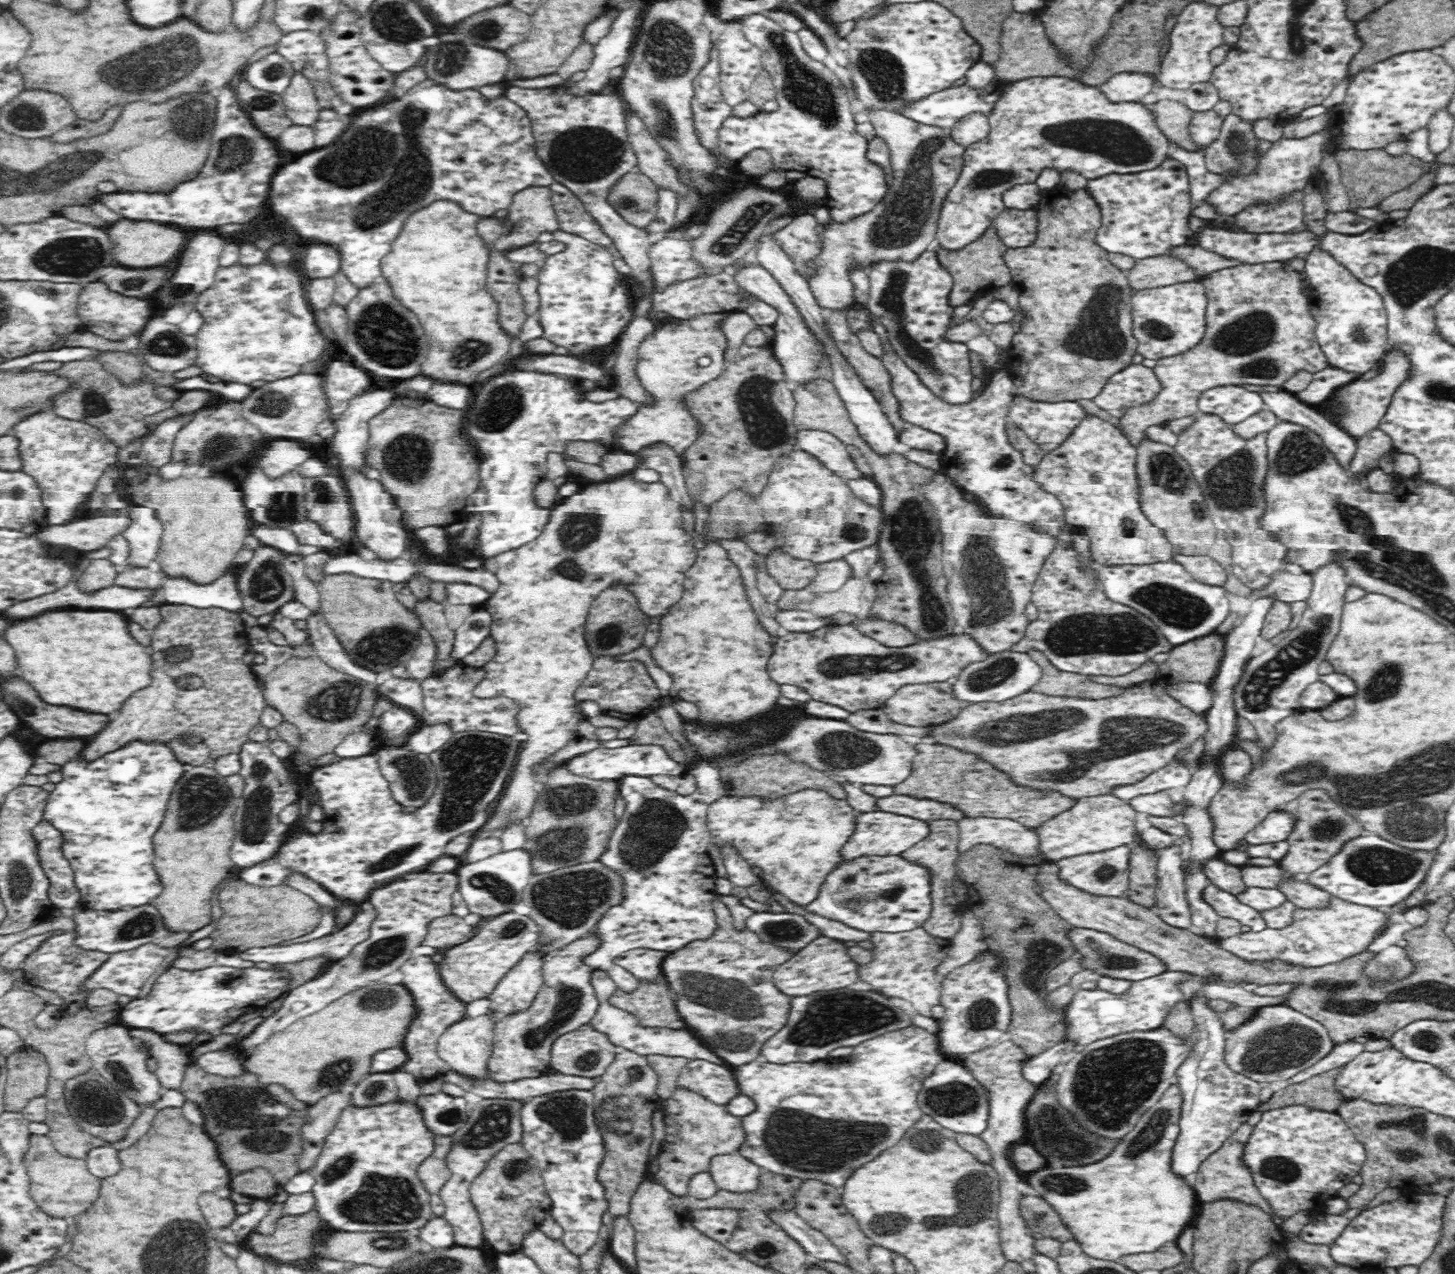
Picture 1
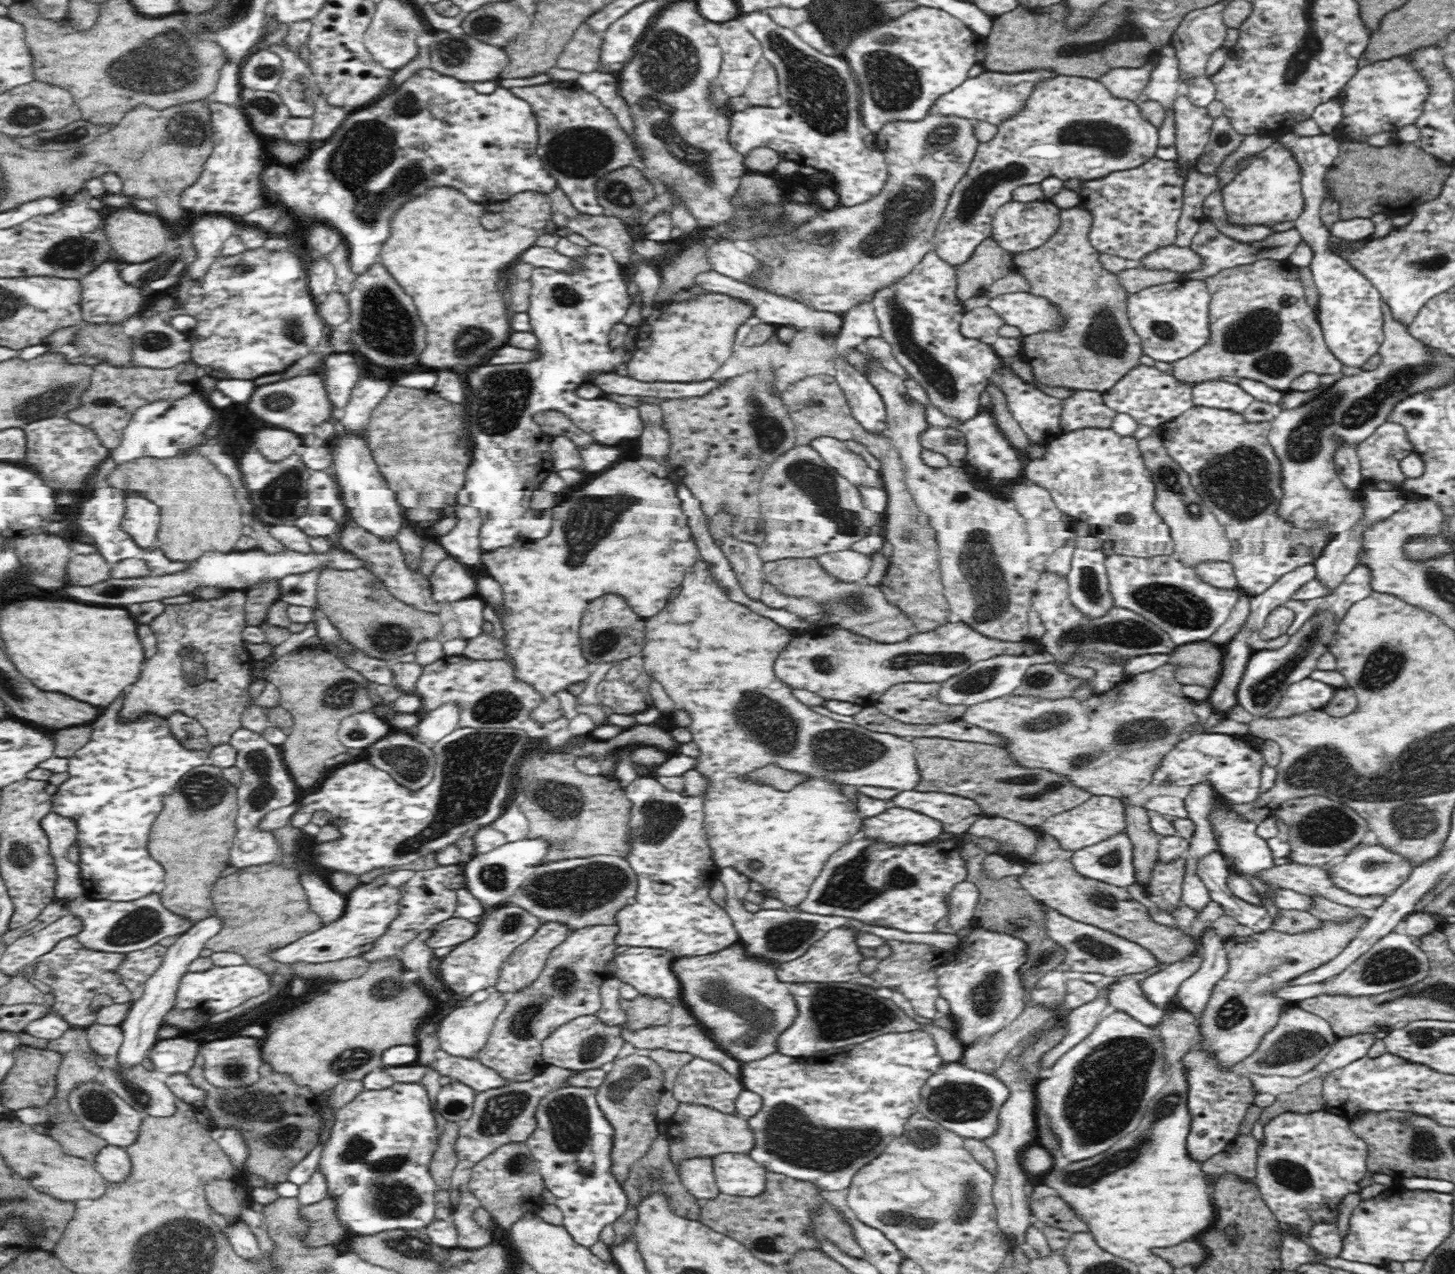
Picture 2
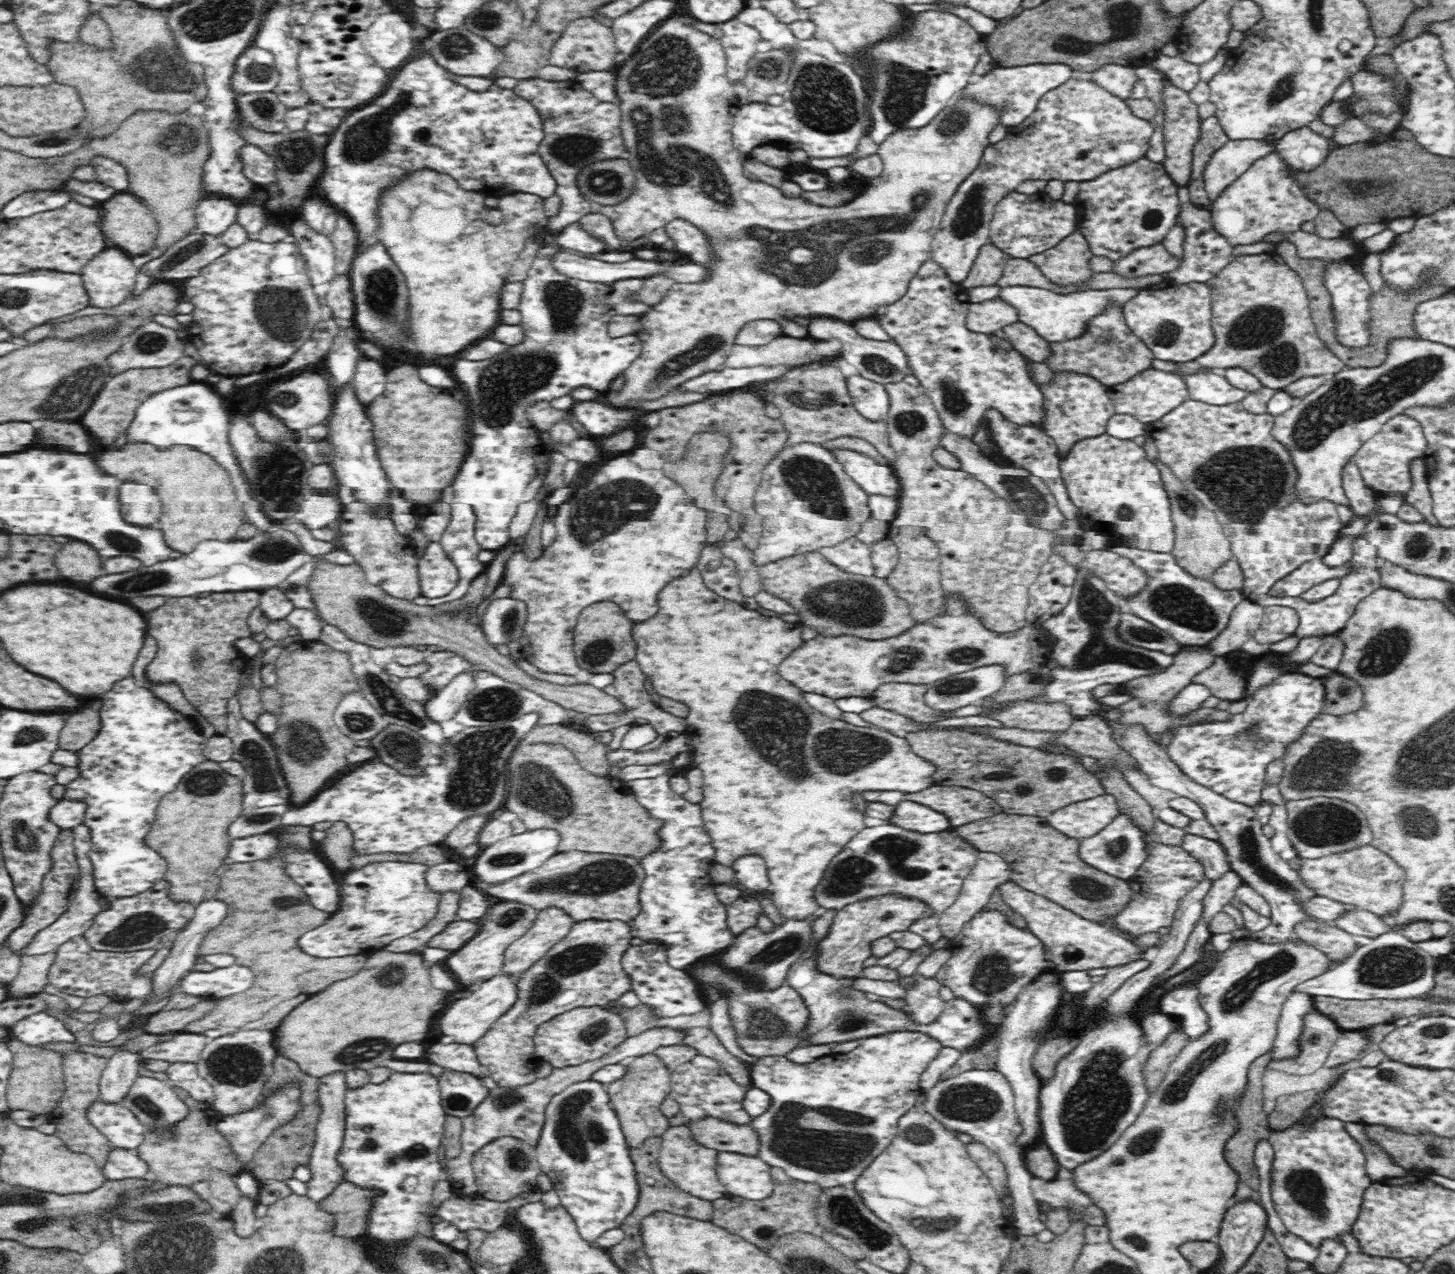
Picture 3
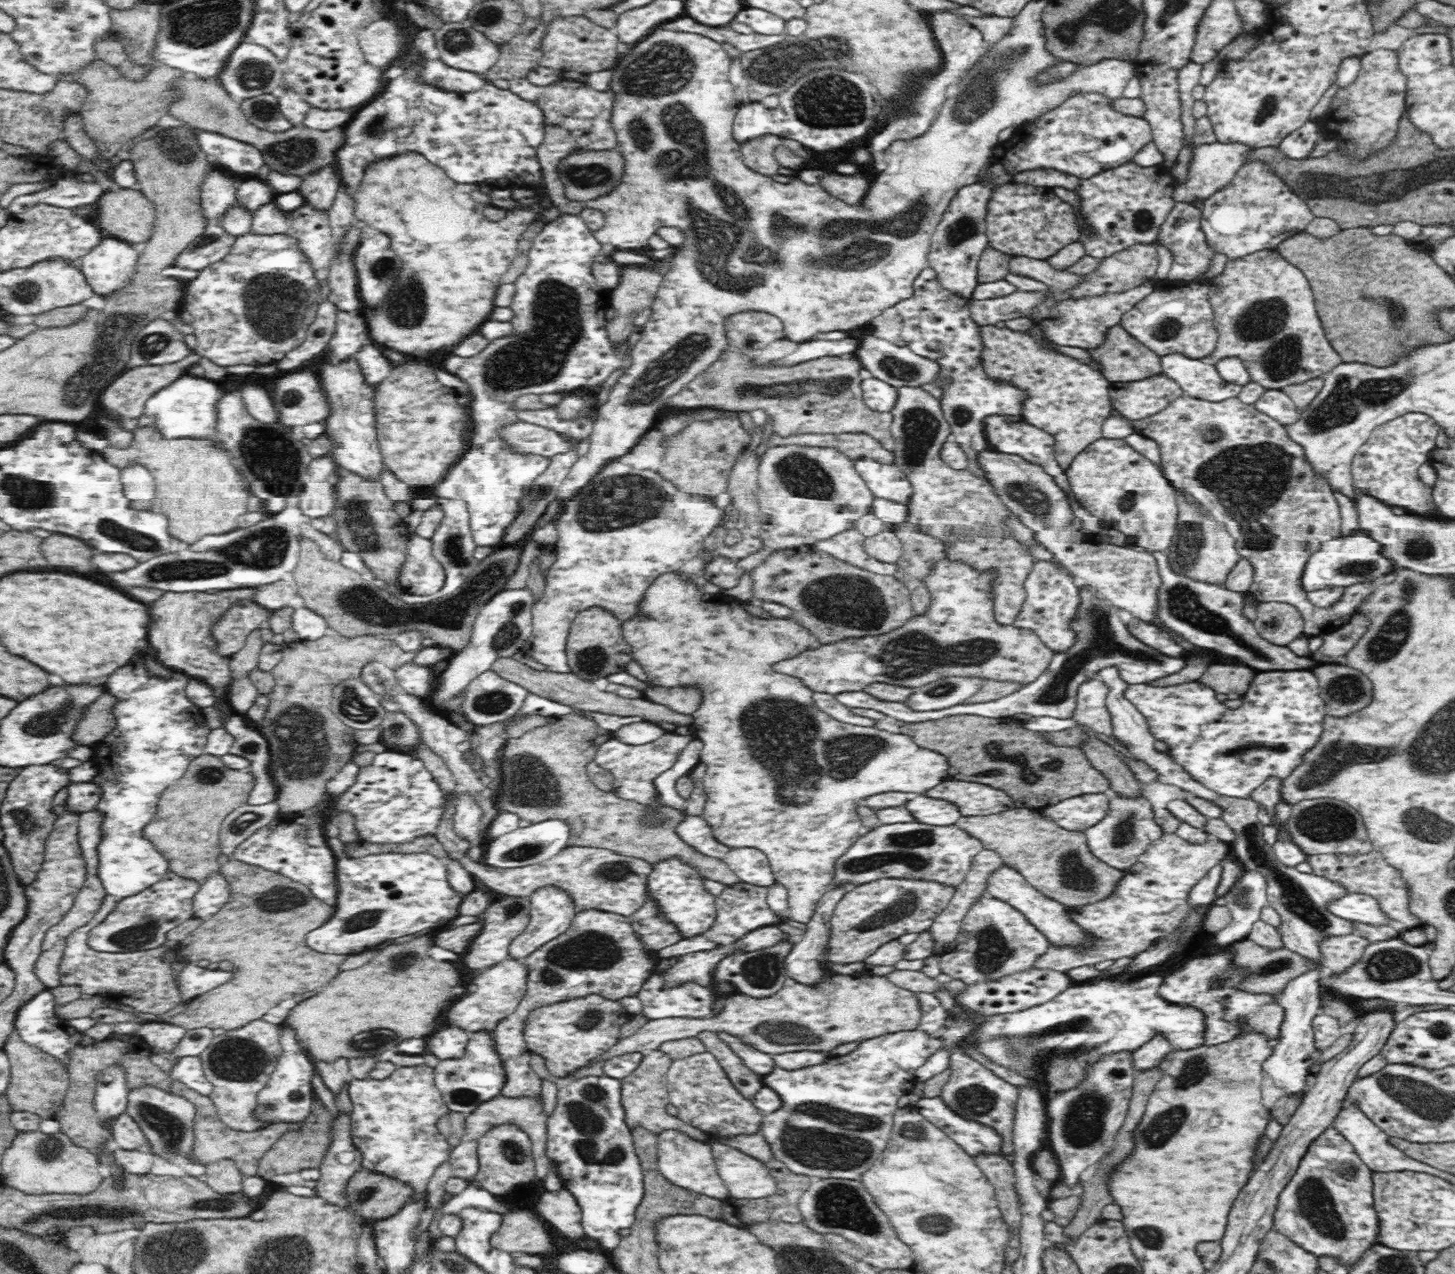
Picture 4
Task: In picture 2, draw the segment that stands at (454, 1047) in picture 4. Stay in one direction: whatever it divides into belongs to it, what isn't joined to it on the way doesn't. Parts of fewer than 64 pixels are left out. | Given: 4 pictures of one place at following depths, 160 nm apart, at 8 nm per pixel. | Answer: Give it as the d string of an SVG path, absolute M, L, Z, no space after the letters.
M444 1054L438 1058L432 1067L442 1076L450 1076L453 1081L462 1082L464 1085L477 1092L485 1092L508 1085L510 1080L498 1075L495 1070L484 1066L475 1058L454 1057Z

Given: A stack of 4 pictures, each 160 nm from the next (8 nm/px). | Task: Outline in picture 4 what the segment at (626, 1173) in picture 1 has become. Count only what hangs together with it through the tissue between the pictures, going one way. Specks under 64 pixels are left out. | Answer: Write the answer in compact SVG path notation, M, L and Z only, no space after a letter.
M660 1049L649 1051L642 1057L638 1068L630 1076L621 1080L621 1100L625 1110L626 1124L628 1124L631 1130L635 1127L641 1127L656 1135L663 1131L676 1130L688 1137L707 1142L711 1137L710 1134L685 1124L677 1116L671 1116L667 1112L666 1106L670 1104L667 1072L672 1062L672 1058Z

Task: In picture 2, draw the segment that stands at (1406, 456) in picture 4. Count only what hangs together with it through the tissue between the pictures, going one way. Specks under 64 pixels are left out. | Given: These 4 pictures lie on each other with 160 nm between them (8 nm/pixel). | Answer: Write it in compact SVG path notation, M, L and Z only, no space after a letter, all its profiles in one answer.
M1387 420L1374 431L1372 436L1357 444L1356 450L1360 459L1361 473L1367 482L1388 483L1394 485L1396 489L1402 489L1407 476L1402 472L1400 461L1415 450L1401 424Z

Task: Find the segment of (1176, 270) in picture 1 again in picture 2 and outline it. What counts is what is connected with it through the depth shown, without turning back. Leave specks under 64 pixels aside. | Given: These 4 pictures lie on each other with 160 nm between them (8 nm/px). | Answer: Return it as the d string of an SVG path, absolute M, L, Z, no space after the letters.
M1147 268L1127 269L1117 274L1122 288L1134 294L1150 286L1158 286L1182 279L1182 274L1170 270L1147 270Z

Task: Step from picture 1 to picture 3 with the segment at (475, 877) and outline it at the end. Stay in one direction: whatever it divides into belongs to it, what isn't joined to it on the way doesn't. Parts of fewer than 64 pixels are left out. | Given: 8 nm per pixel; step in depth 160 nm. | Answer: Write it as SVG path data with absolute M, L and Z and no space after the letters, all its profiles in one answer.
M542 828L542 830L534 829L522 832L522 834L512 834L494 842L492 846L484 847L480 855L476 856L476 862L471 869L479 880L479 882L475 882L475 885L484 891L484 884L510 881L510 878L514 878L514 876L520 876L524 872L530 872L542 866L551 856L558 853L560 838L557 830Z

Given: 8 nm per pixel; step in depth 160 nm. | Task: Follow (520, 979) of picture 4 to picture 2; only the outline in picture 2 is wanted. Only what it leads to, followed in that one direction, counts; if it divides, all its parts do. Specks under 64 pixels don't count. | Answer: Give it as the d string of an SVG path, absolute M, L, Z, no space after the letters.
M495 990L490 992L482 1002L462 1005L452 1010L452 1014L446 1014L450 1018L444 1018L440 1022L438 1030L439 1048L444 1054L451 1054L454 1057L475 1058L478 1052L484 1048L490 1032L494 1026L497 1016L507 1005L508 995Z

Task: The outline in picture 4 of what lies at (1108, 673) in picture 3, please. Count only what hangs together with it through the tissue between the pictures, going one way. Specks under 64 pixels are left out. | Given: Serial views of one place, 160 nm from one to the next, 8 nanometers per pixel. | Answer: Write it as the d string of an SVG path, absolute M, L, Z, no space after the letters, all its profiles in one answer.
M1084 586L1080 590L1080 614L1072 622L1072 630L1078 635L1078 642L1067 652L1054 654L1048 669L1034 683L1028 684L998 700L976 704L957 704L950 708L931 711L914 711L901 702L880 700L863 691L846 691L838 693L835 697L848 708L872 708L883 712L892 718L904 723L926 722L926 720L940 720L954 714L977 714L986 718L1013 719L1015 714L1029 714L1032 716L1052 716L1052 718L1070 718L1076 706L1076 692L1078 688L1089 679L1095 679L1096 674L1107 666L1114 666L1120 671L1124 683L1130 685L1151 684L1166 678L1178 670L1182 670L1180 658L1170 658L1162 652L1136 639L1127 626L1120 622L1119 609L1110 601L1096 594L1092 588Z

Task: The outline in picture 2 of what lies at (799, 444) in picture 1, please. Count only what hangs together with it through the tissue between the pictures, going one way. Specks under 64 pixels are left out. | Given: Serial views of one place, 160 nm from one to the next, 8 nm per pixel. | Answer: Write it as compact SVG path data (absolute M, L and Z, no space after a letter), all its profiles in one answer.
M832 437L815 438L811 447L820 453L830 468L839 472L853 485L860 487L882 487L879 470L872 470L859 454L852 452L844 441Z

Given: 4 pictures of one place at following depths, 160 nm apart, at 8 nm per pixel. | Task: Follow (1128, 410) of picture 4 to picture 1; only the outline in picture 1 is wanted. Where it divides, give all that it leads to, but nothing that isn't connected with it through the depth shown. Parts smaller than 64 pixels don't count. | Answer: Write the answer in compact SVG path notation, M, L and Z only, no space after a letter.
M1130 364L1113 374L1093 401L1102 410L1120 414L1121 409L1150 404L1161 388L1153 368Z

